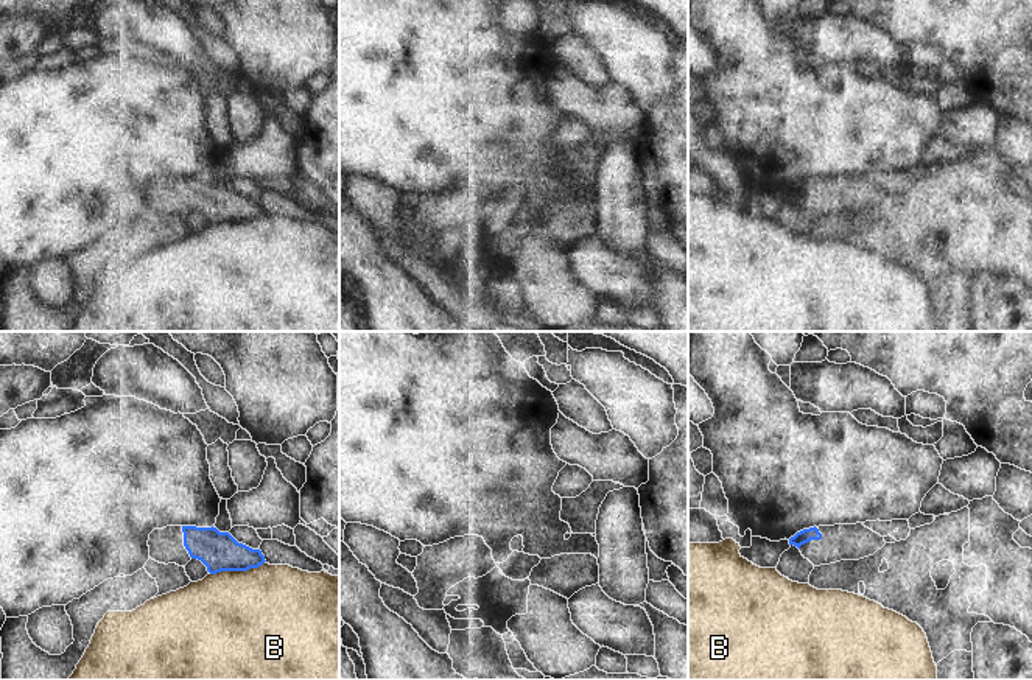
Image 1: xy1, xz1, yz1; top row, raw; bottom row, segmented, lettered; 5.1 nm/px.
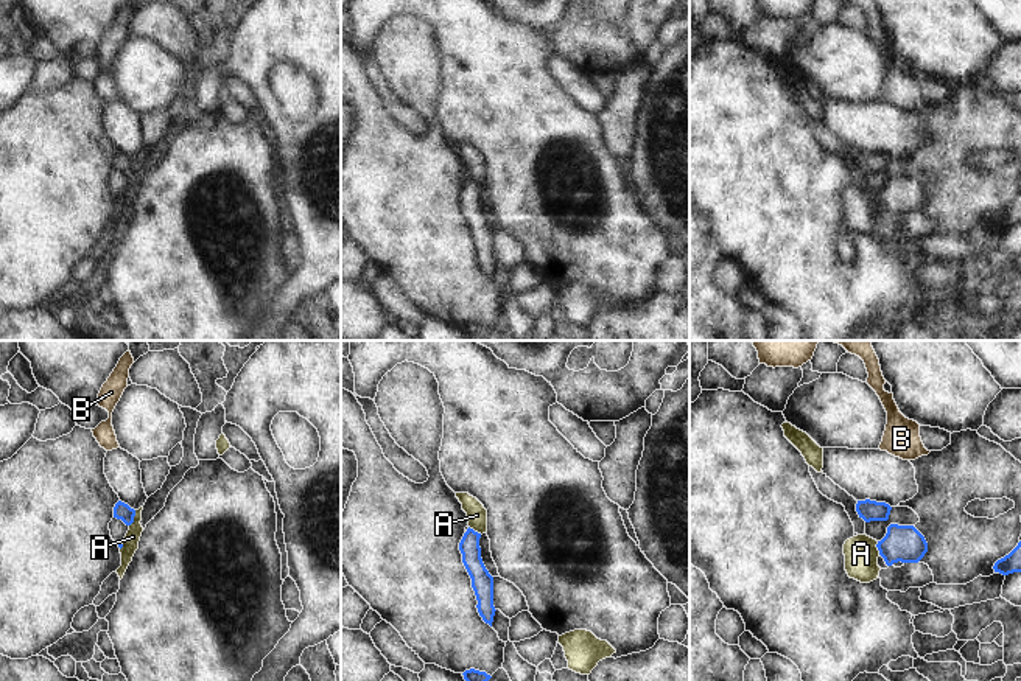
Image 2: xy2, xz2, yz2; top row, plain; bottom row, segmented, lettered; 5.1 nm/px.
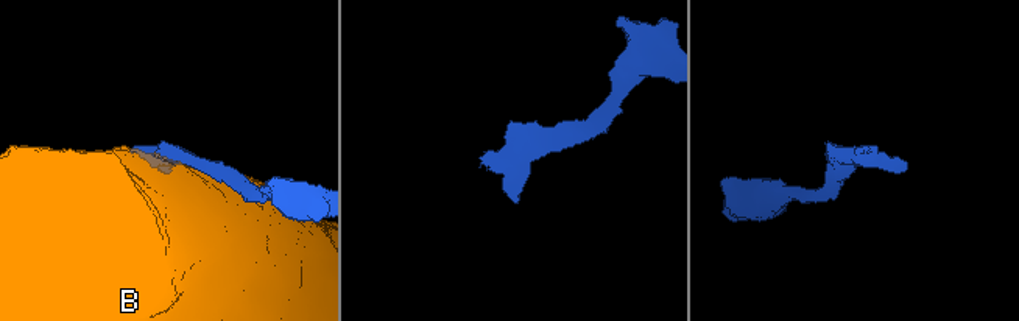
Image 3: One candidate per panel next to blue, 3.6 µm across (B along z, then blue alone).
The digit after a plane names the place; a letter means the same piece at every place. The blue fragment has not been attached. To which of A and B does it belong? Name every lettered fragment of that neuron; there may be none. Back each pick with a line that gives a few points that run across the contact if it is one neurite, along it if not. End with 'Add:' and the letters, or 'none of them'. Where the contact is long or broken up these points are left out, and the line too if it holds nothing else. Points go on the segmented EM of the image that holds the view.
Add: none of them

